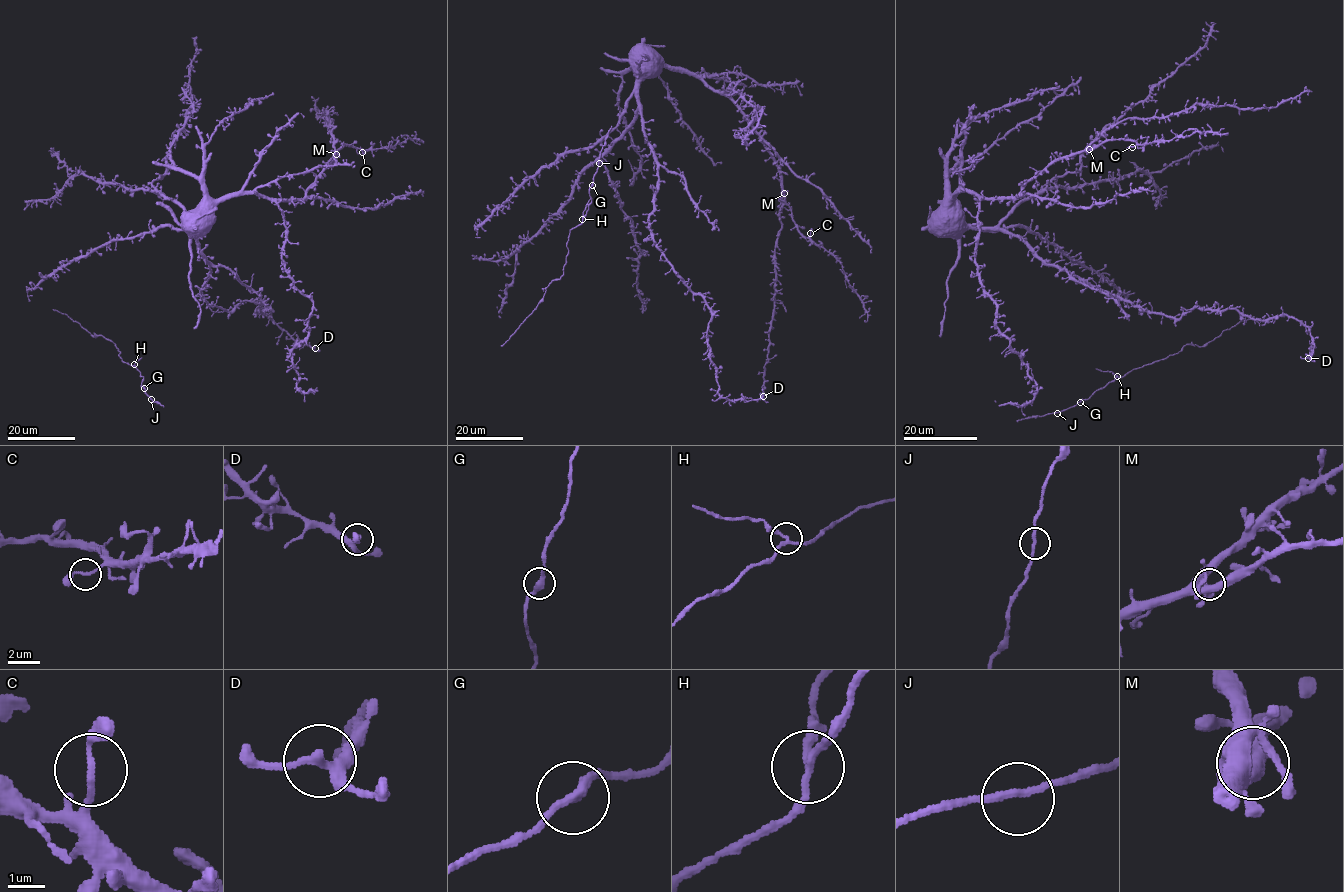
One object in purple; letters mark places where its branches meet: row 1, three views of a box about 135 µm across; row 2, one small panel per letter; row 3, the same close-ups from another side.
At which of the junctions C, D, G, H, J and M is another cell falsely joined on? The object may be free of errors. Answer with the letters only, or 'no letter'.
H

